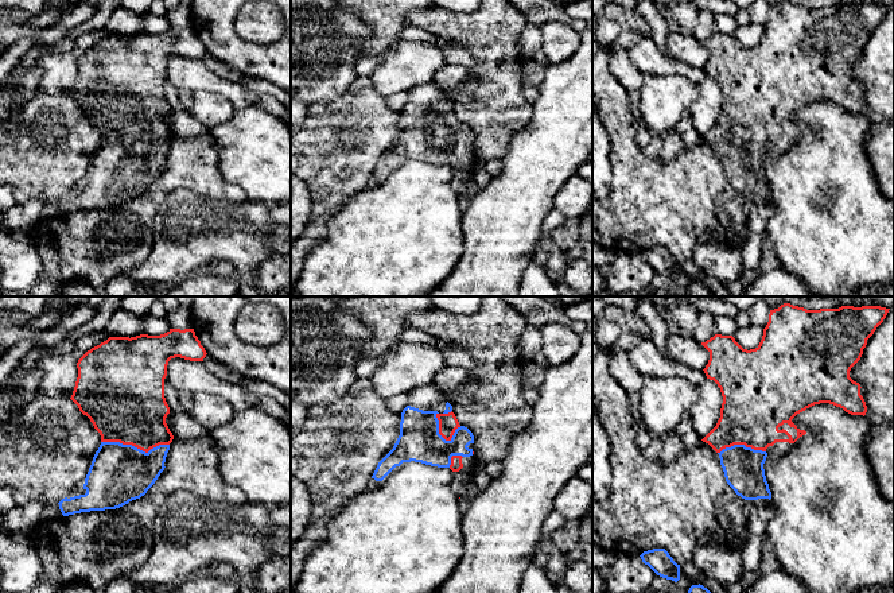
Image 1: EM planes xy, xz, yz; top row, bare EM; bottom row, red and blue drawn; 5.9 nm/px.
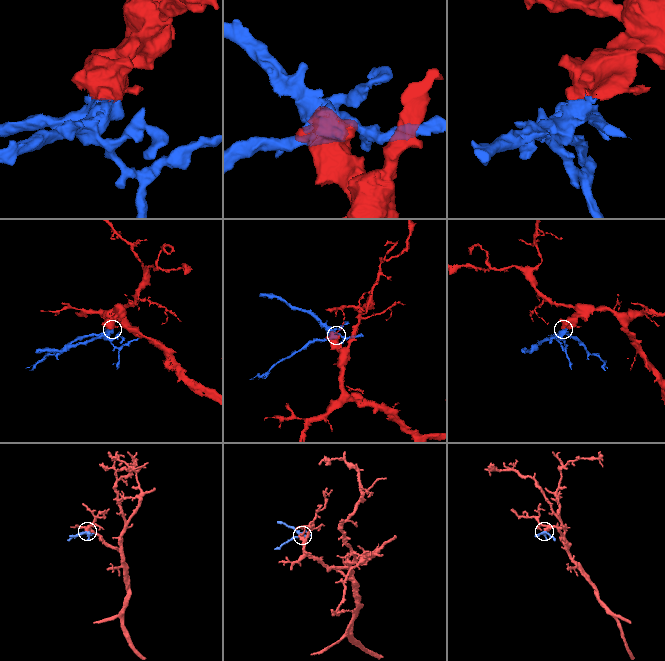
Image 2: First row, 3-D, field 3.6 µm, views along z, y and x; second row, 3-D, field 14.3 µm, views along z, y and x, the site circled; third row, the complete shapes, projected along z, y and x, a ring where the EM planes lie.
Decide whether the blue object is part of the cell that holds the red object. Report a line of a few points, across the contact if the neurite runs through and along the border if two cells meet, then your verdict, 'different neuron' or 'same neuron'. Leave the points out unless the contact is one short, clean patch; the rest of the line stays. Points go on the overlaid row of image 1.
same neuron

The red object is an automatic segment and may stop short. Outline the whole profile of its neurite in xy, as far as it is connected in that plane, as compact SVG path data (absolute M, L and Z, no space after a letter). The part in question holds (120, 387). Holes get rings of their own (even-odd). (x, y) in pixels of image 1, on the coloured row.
M170 329L160 336L109 337L78 360L78 377L70 399L100 433L101 445L93 457L85 478L83 489L86 493L70 499L65 497L58 503L63 516L116 509L147 493L164 470L170 443L174 439L166 423L166 418L170 414L170 407L164 398L164 379L167 376L168 361L175 357L203 361L206 354L194 329Z

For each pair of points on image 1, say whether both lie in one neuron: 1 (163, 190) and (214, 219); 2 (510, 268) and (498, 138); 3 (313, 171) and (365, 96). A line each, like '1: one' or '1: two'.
1: two
2: two
3: one

